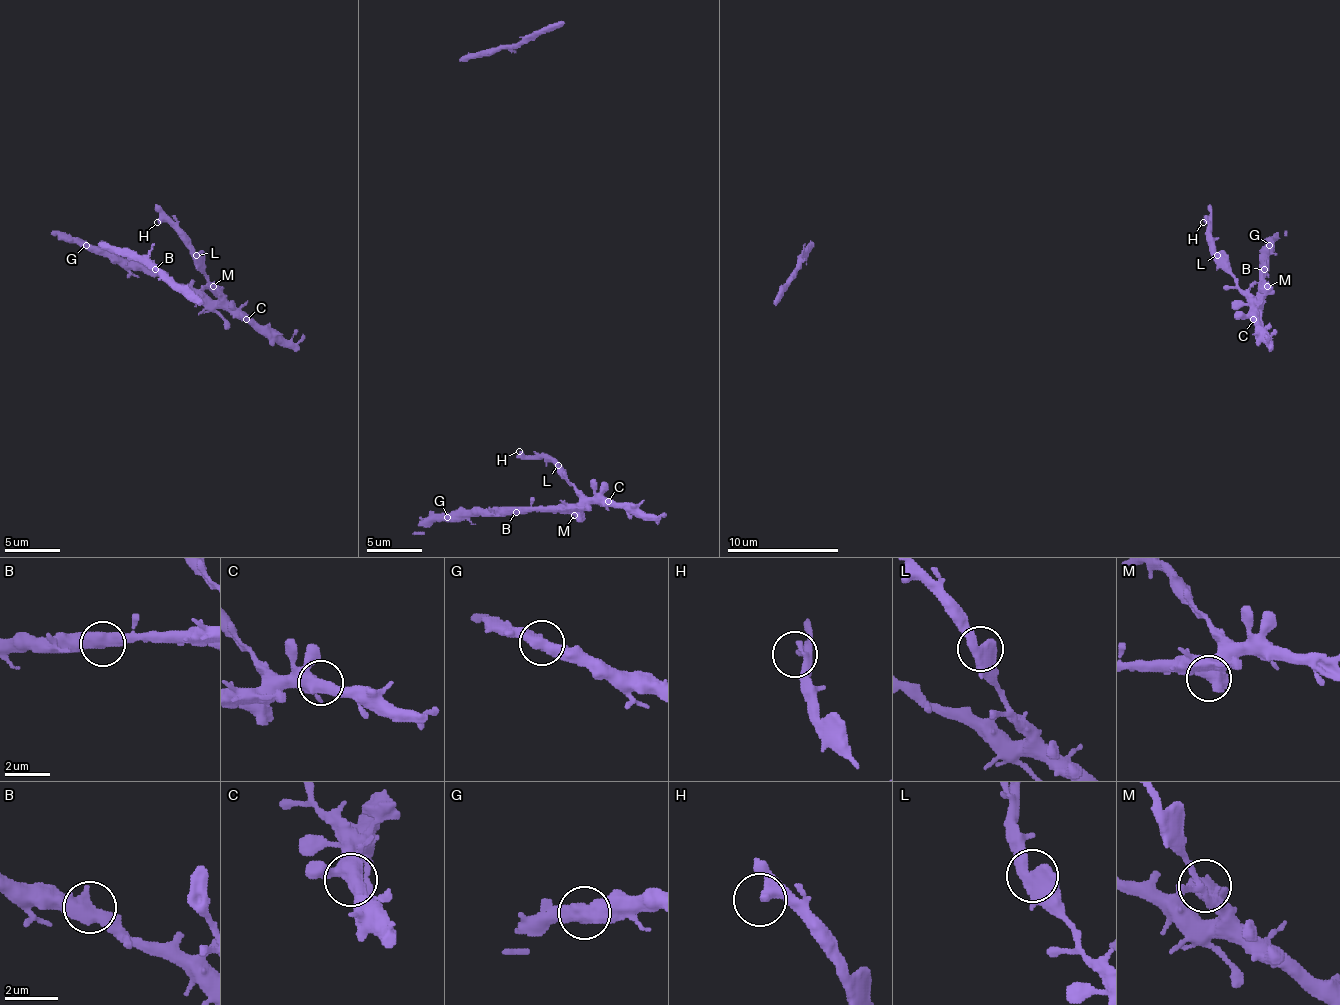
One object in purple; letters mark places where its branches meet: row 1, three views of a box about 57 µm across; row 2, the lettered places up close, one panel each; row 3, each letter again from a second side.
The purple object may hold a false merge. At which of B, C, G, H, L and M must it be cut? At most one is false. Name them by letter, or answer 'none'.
none

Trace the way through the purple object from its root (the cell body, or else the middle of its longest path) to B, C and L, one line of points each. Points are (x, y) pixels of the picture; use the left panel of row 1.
B: (157, 222), (168, 222), (182, 236), (194, 264), (207, 278), (219, 300), (196, 297), (177, 289), (155, 269)
C: (157, 222), (168, 222), (182, 236), (194, 264), (207, 278), (207, 283), (246, 319)
L: (157, 222), (168, 222), (196, 255)

